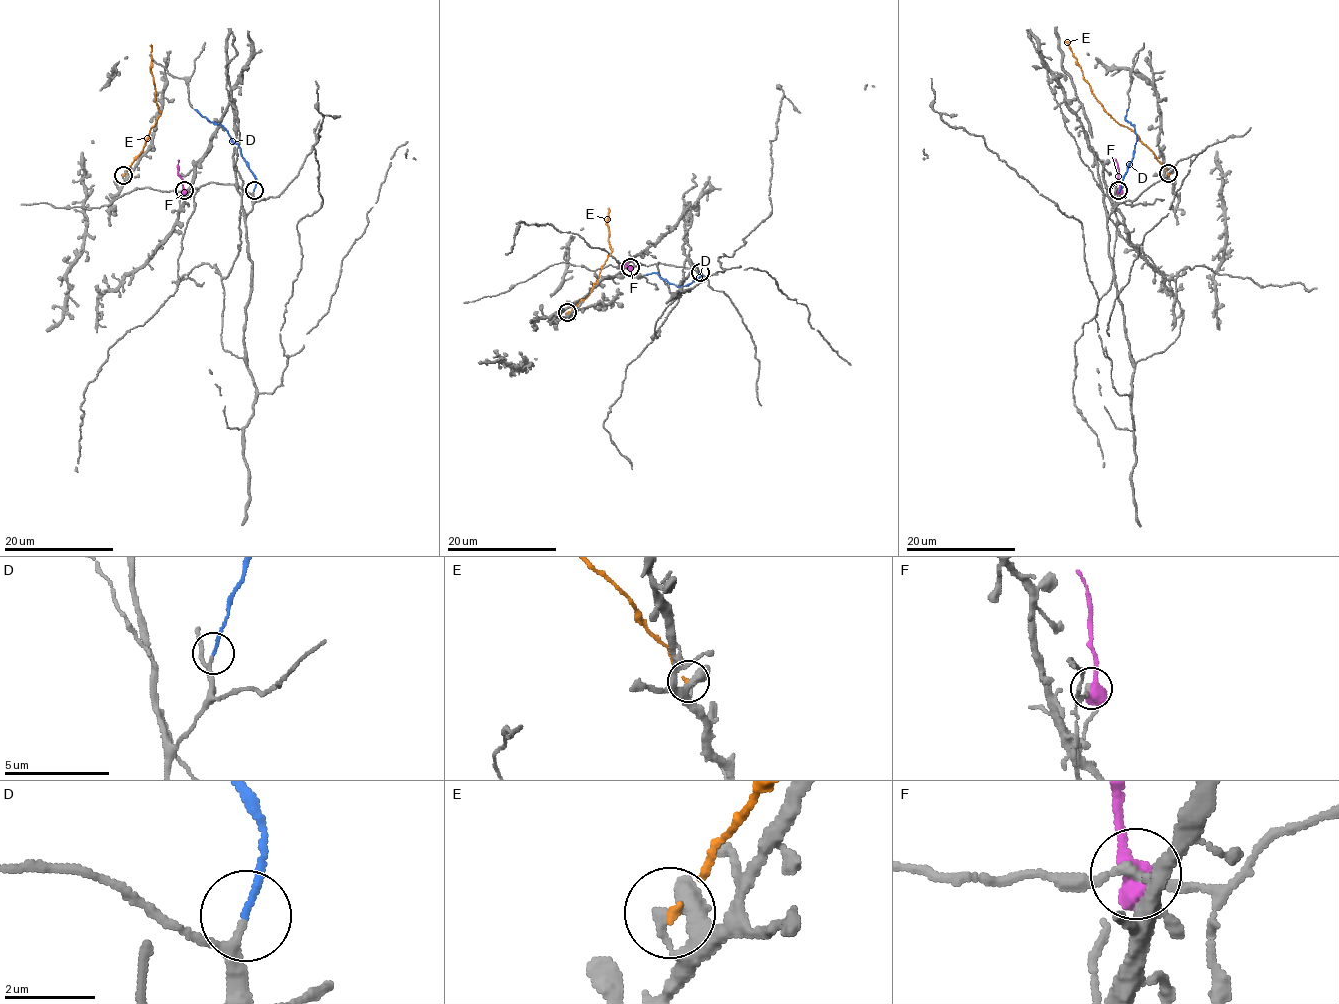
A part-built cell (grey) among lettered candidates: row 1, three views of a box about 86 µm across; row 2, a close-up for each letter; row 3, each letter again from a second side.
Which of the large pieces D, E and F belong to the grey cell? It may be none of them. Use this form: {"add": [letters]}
{"add": ["D"]}

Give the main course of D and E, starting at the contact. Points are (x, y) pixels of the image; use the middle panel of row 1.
D: (700, 272), (702, 275), (680, 287), (656, 273), (644, 275)
E: (568, 312), (588, 295), (611, 253), (608, 241), (609, 208)

